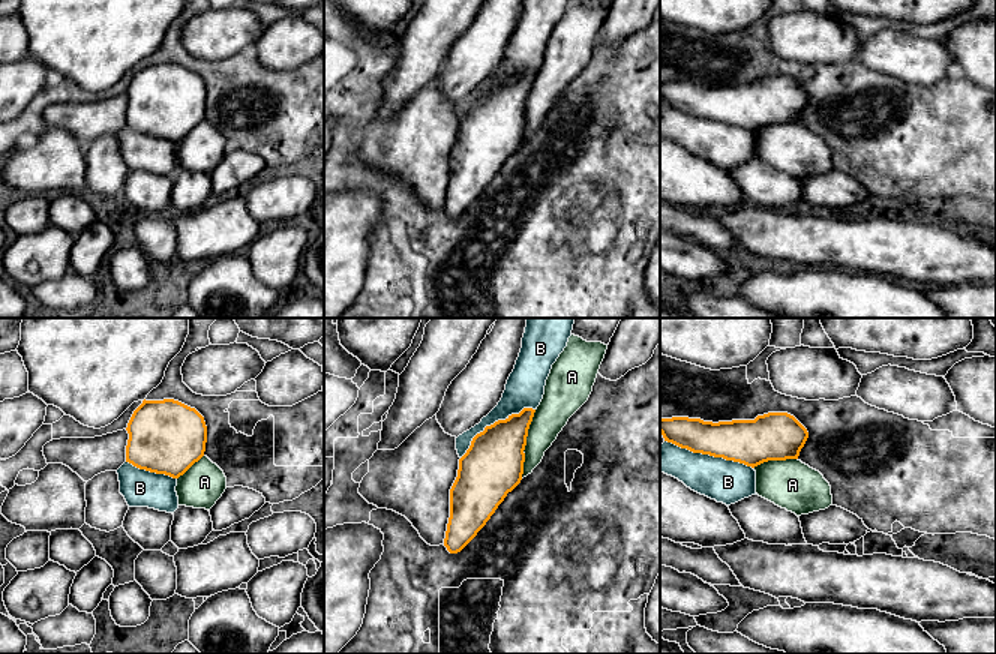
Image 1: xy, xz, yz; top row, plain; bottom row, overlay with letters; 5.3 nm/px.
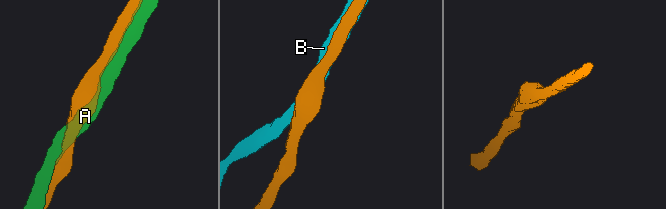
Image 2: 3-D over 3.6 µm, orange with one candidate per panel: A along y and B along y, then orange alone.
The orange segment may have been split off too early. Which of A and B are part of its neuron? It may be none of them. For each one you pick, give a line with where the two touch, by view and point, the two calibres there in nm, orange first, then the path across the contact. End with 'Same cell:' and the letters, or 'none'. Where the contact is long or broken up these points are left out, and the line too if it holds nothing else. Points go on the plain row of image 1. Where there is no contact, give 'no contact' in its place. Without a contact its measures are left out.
Same cell: none

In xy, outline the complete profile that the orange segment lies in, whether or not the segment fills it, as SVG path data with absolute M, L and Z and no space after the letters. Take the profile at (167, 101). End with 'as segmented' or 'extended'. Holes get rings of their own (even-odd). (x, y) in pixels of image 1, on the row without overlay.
M144 63L126 94L126 126L172 142L183 140L206 116L204 81L174 63Z | as segmented

